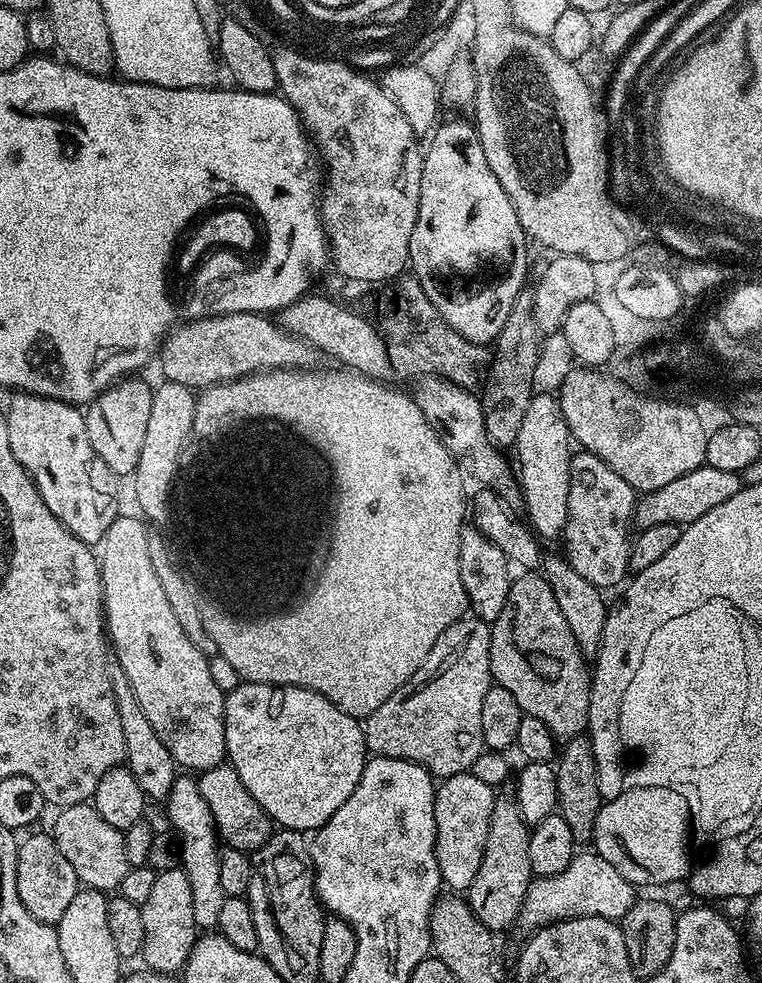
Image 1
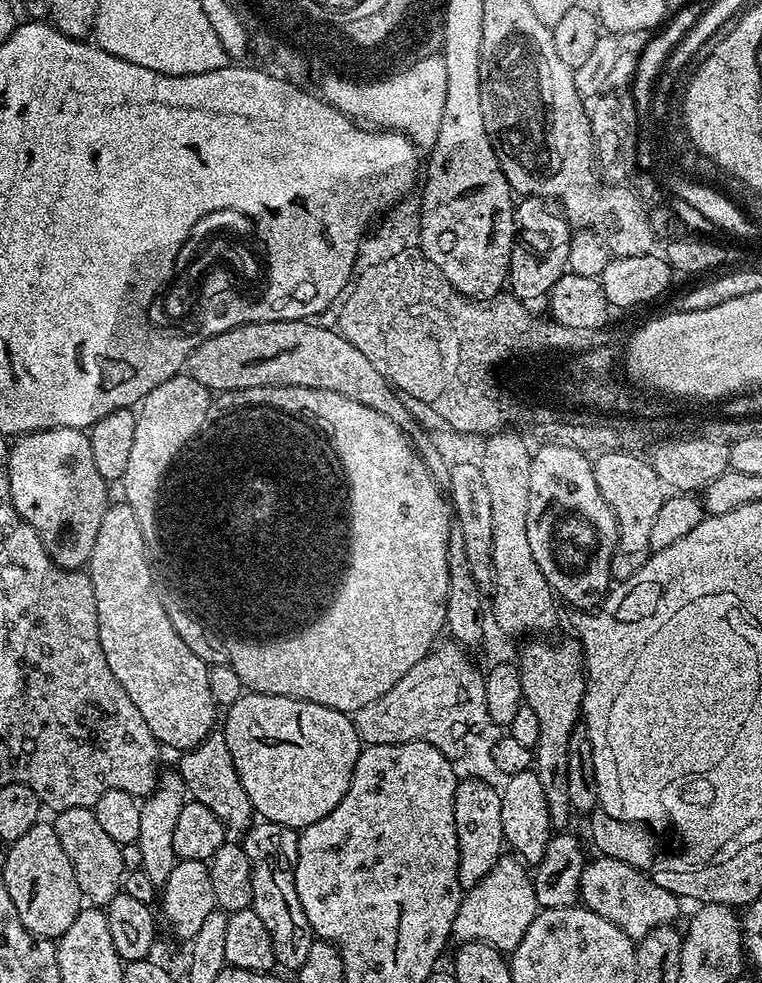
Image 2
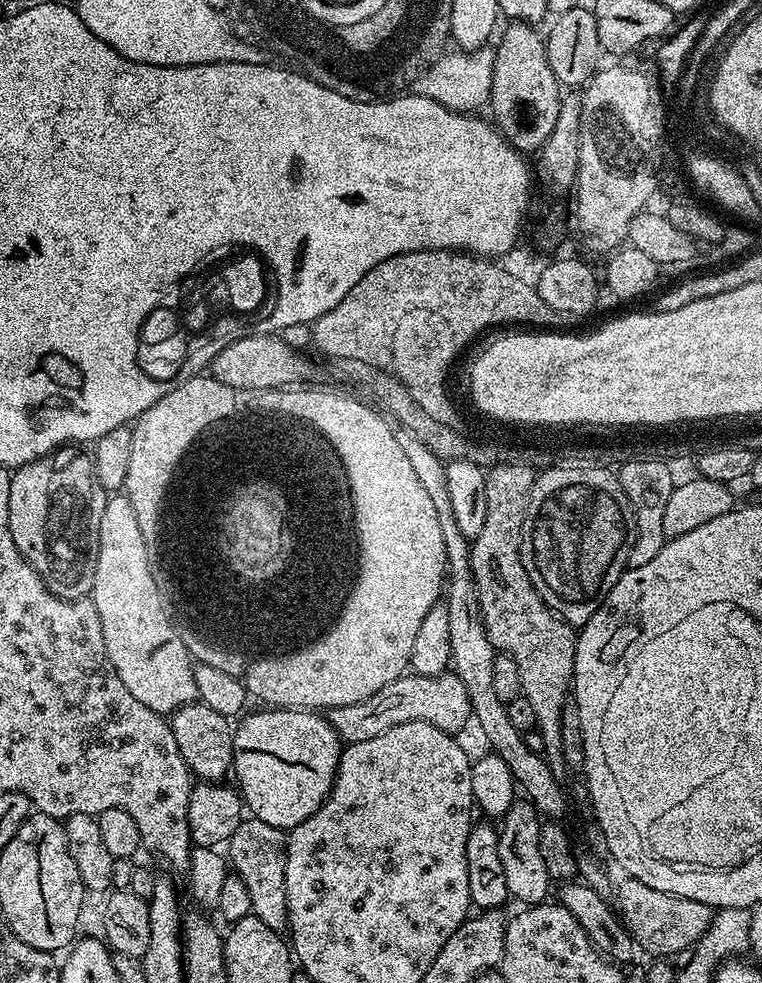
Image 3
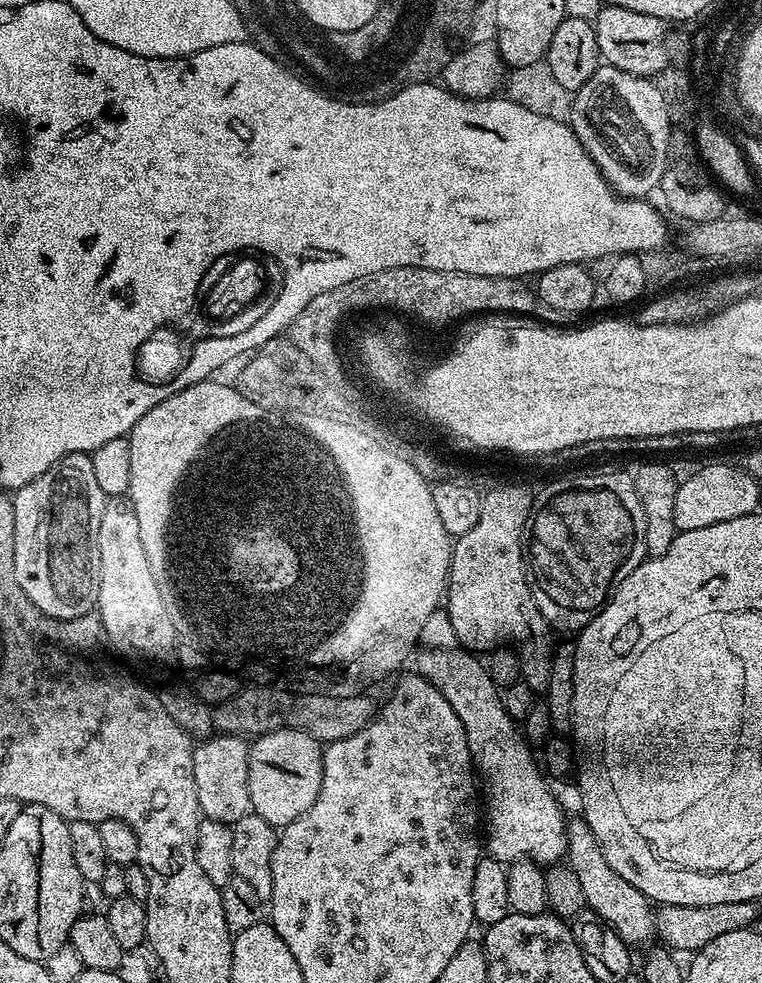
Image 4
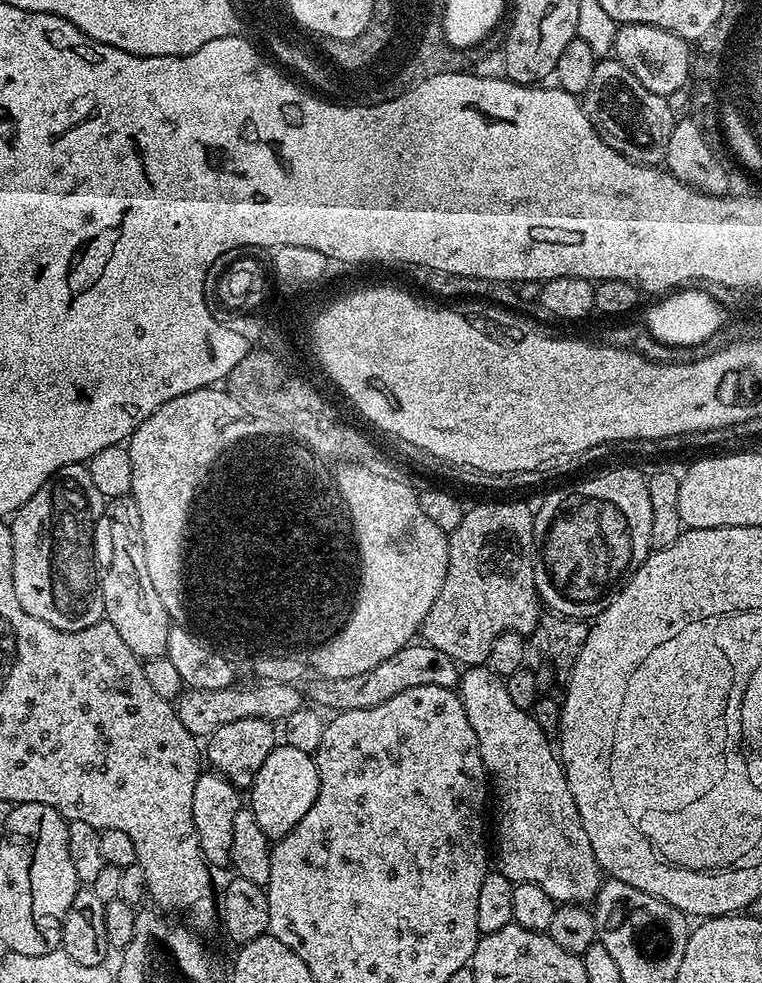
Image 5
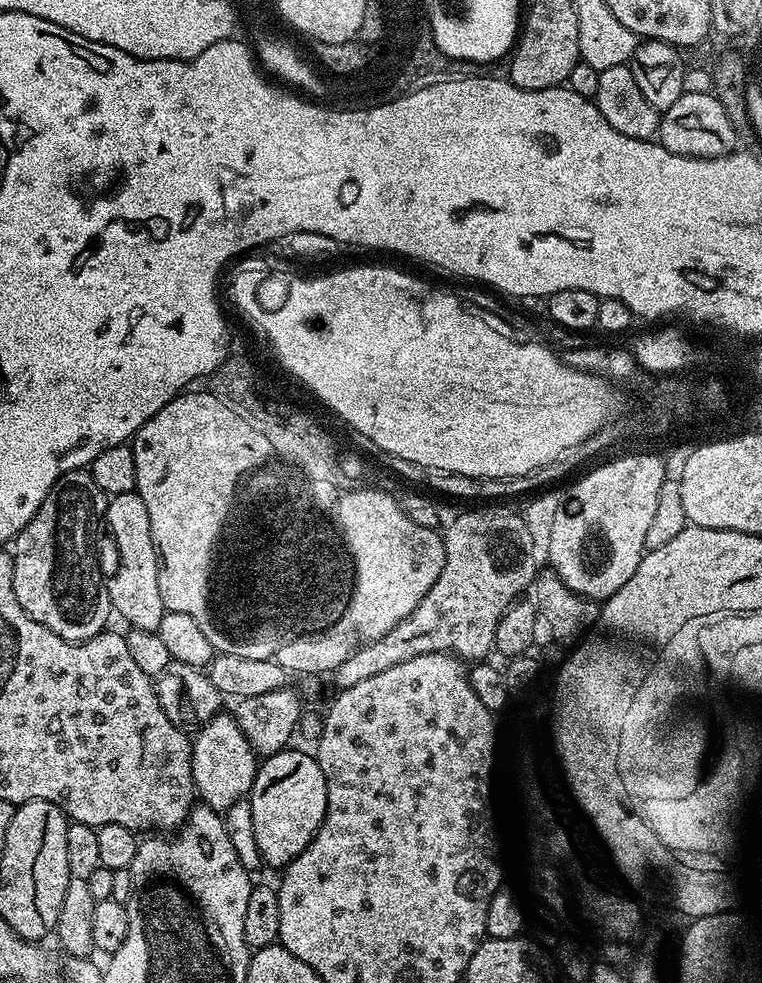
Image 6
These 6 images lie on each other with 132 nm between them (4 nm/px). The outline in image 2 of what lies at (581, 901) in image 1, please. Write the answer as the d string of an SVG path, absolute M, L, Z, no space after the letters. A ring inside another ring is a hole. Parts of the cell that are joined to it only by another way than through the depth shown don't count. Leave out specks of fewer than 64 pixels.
M601 854L595 858L597 860L589 859L582 870L580 900L583 907L606 918L606 922L614 922L614 926L618 926L618 930L622 930L634 942L638 942L643 936L662 927L663 924L672 924L675 921L675 916L680 912L681 897L675 896L670 890L662 890L662 886L655 884L647 871Z

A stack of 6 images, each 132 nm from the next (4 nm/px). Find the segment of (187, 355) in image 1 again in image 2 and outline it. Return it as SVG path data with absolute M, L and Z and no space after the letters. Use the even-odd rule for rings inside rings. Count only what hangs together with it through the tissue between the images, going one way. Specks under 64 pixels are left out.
M311 319L279 320L243 324L237 328L225 327L214 338L202 342L188 353L187 375L202 382L202 386L206 386L213 394L232 393L243 388L278 386L306 386L345 394L348 398L354 398L355 401L378 410L403 430L427 467L432 480L441 490L446 490L450 482L450 468L439 455L433 435L419 427L403 402L403 397L395 392L385 376L341 332L335 327L323 328L316 323L320 322L313 322Z

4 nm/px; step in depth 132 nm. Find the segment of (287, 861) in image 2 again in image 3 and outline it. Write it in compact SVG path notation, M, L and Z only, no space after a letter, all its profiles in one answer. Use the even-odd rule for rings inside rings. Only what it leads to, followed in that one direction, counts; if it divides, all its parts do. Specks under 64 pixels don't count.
M255 818L241 820L238 830L234 830L226 845L226 856L230 861L231 871L240 876L242 882L246 882L246 890L250 890L252 915L266 922L270 930L278 933L283 933L289 927L286 902L287 853L288 838L285 829L275 828L270 826L270 822Z

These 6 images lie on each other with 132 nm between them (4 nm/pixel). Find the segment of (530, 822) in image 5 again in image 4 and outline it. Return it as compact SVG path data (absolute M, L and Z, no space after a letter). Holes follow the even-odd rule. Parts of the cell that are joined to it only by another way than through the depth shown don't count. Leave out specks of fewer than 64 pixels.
M437 610L434 614L430 614L430 618L426 618L426 623L422 625L422 634L418 641L418 647L414 652L414 660L416 656L416 664L419 675L425 676L426 679L435 686L446 698L446 702L450 702L450 706L454 710L454 714L458 714L458 718L462 722L462 726L466 730L466 738L468 739L468 749L472 755L472 763L475 771L478 773L479 779L485 780L488 783L488 789L483 789L482 796L488 799L488 836L486 832L486 852L493 860L501 862L511 862L513 860L533 860L536 864L541 866L551 866L553 864L561 863L568 855L568 820L564 812L560 809L560 804L556 801L556 796L552 793L552 788L547 784L545 773L542 771L541 765L538 763L538 756L534 751L533 745L525 739L525 733L518 727L517 721L510 718L510 714L506 714L506 710L502 706L500 697L502 695L501 689L496 687L496 683L490 678L487 667L482 663L479 655L473 654L464 647L464 643L458 638L458 634L454 634L454 626L450 626L450 618L447 611Z

